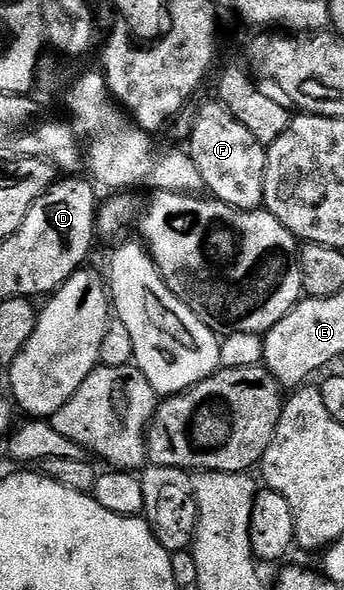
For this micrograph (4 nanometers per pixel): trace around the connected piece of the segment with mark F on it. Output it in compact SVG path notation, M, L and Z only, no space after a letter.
M218 100L207 102L199 110L199 115L194 115L189 135L189 153L191 159L201 168L201 180L206 193L218 202L229 204L238 210L258 210L263 204L263 181L265 180L265 160L267 151L257 140L257 136L249 133L249 128L244 128L226 110Z

